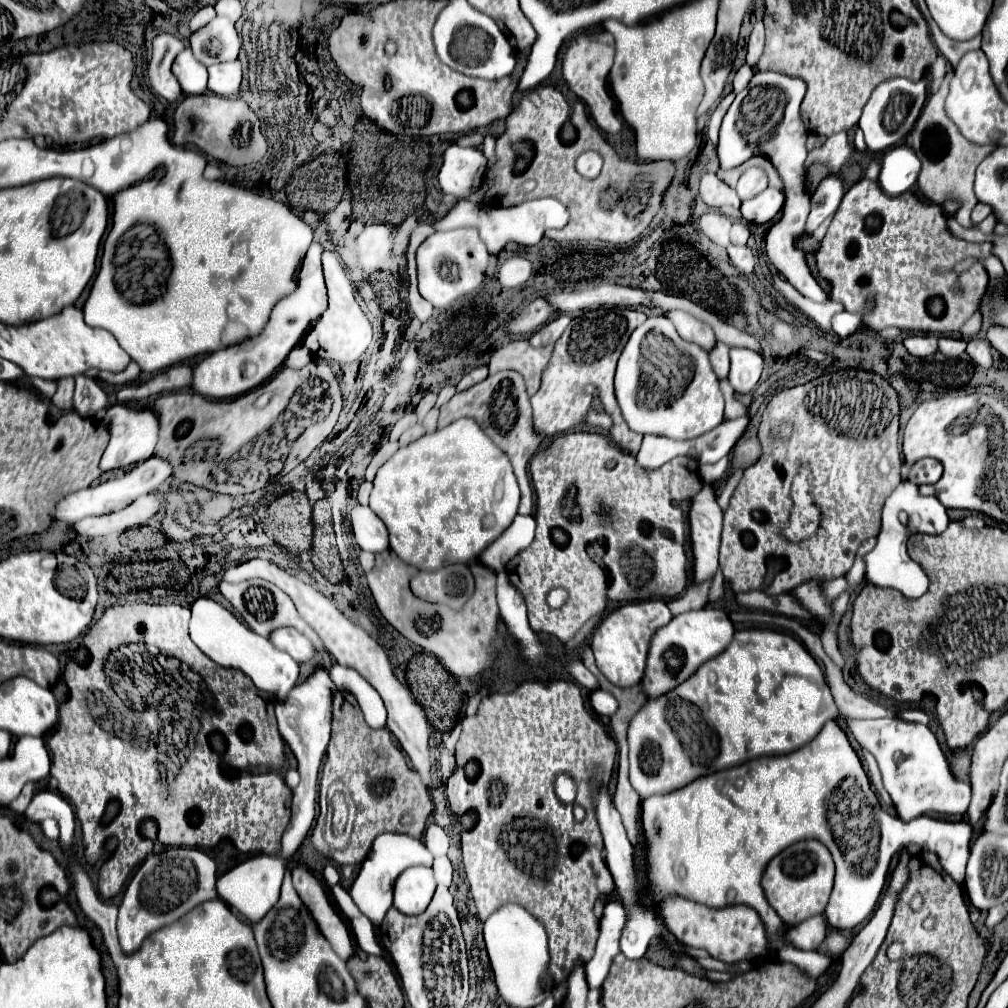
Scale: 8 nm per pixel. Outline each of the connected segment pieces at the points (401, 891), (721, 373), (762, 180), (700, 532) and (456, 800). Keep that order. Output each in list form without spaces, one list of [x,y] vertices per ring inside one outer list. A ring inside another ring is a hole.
[[[430,867],[406,869],[394,885],[394,907],[406,915],[418,915],[432,901],[436,891],[436,881]]]
[[[718,341],[714,345],[714,349],[710,351],[710,363],[714,367],[714,373],[718,375],[718,379],[728,377],[728,369],[730,369],[730,347],[722,341]]]
[[[750,167],[742,173],[742,177],[736,185],[736,193],[740,195],[740,199],[750,199],[750,197],[762,193],[766,187],[768,187],[766,171],[762,167]]]
[[[708,483],[692,499],[690,529],[694,551],[694,581],[702,581],[714,575],[718,569],[718,547],[722,531],[722,511]]]
[[[524,681],[510,693],[494,693],[490,697],[484,697],[478,711],[476,711],[476,715],[462,719],[462,735],[460,735],[460,739],[456,743],[456,763],[458,763],[458,767],[452,773],[452,777],[448,779],[448,783],[446,783],[446,797],[448,797],[452,813],[456,813],[456,815],[474,813],[476,815],[476,825],[470,831],[462,833],[462,857],[464,857],[464,869],[466,869],[470,893],[472,893],[472,899],[474,899],[476,909],[478,909],[478,919],[484,921],[490,913],[494,913],[494,909],[498,909],[498,905],[504,905],[504,903],[518,903],[518,905],[526,907],[530,913],[534,913],[534,917],[538,917],[546,925],[546,933],[548,933],[548,939],[550,939],[550,975],[552,975],[554,983],[562,983],[570,975],[570,969],[572,969],[576,959],[590,961],[590,957],[594,955],[596,941],[598,941],[598,935],[600,935],[598,919],[594,915],[594,903],[596,903],[596,899],[600,895],[606,895],[606,893],[610,893],[614,889],[614,881],[610,877],[610,871],[604,865],[602,855],[600,855],[604,845],[602,845],[602,831],[600,831],[598,821],[596,821],[594,791],[596,791],[596,787],[602,787],[602,785],[606,785],[610,781],[616,751],[618,751],[616,743],[606,735],[602,725],[586,711],[580,689],[572,681],[552,681],[548,685],[538,683],[538,681]],[[558,773],[572,775],[572,779],[578,785],[578,795],[576,795],[572,805],[558,801],[558,797],[554,795],[554,779],[556,779]],[[574,805],[582,805],[586,809],[586,817],[582,821],[574,819],[574,815],[572,815]]]

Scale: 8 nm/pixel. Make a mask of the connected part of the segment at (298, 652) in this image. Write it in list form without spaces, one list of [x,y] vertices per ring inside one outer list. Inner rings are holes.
[[[278,629],[274,631],[274,637],[270,637],[270,641],[298,663],[308,663],[316,657],[316,647],[312,645],[312,641],[296,629]]]

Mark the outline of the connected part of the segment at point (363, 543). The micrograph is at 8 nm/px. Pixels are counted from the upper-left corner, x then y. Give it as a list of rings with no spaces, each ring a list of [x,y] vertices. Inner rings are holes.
[[[356,505],[350,511],[350,523],[354,539],[364,551],[382,553],[388,549],[388,529],[370,507]]]

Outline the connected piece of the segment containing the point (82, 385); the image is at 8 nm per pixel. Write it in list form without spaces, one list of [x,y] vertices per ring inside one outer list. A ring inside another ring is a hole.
[[[78,375],[76,377],[76,391],[74,391],[74,411],[82,417],[94,417],[98,411],[108,409],[110,401],[106,391],[90,377]]]

